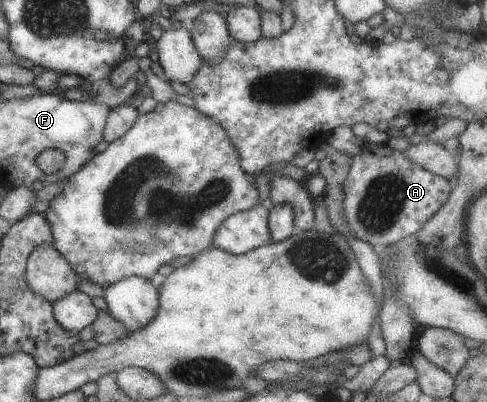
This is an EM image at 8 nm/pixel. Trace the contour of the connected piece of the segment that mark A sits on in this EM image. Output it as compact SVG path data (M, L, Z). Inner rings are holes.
M365 141L360 151L350 157L349 168L339 191L341 214L353 236L356 239L368 241L373 246L392 245L401 237L418 231L425 221L428 221L438 211L453 188L446 178L420 169L401 151L394 150L387 144L372 145Z

